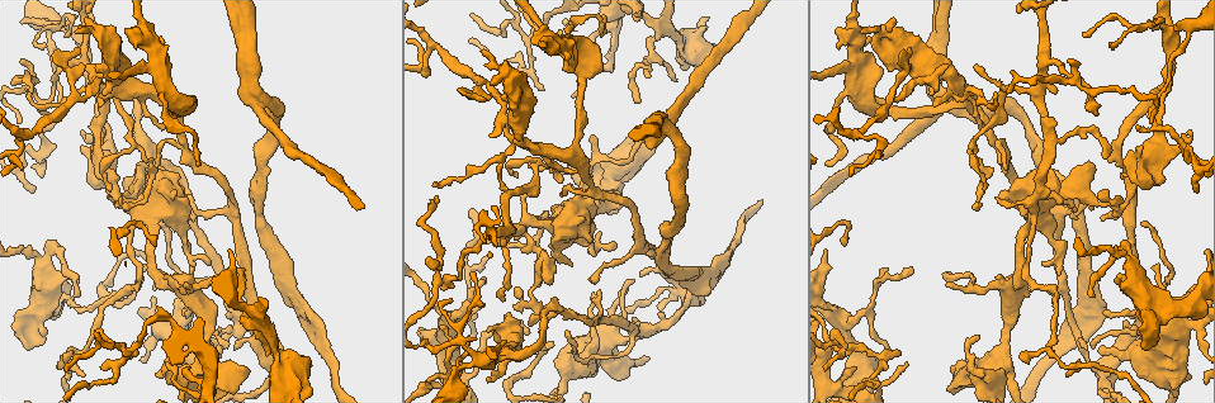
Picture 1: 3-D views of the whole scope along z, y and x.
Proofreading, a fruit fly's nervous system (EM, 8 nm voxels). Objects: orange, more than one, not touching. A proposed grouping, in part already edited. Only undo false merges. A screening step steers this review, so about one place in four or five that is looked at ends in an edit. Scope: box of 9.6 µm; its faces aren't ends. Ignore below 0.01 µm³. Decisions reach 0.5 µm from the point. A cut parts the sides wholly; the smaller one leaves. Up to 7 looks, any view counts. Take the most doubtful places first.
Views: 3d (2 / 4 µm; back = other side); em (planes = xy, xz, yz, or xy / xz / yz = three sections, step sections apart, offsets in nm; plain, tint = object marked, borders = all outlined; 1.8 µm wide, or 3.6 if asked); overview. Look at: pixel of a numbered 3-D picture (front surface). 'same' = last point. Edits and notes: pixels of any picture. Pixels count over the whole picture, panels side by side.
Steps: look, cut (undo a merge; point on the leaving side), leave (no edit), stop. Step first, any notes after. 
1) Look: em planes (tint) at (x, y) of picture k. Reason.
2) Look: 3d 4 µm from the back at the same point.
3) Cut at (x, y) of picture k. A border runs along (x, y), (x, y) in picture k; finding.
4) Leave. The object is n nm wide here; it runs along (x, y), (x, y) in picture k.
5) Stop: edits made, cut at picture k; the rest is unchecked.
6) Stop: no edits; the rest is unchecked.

Look: em planes (borders) at (668, 130) of picture 1. Three arms meet.

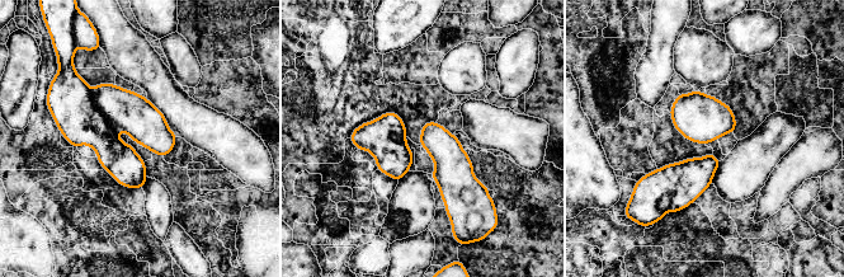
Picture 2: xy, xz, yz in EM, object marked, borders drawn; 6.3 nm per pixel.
Cut at (69, 99) of picture 2. A border runs along (90, 89), (93, 103), (116, 127) in picture 2; a second neuron is stuck on.

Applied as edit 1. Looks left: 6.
Look: em xz step 8 (tint) at (607, 173) of picture 1.

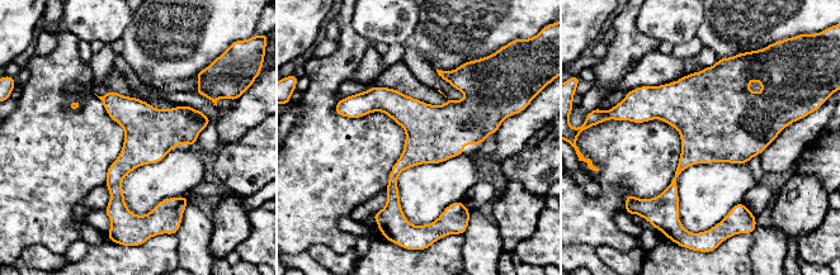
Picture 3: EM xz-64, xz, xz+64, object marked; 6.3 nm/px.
Leave. It runs along (348, 112), (396, 104), (425, 124), (494, 124) in picture 3; one neuron here.

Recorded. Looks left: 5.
Look: 3d 2 µm at (118, 196) of picture 1. A fork.

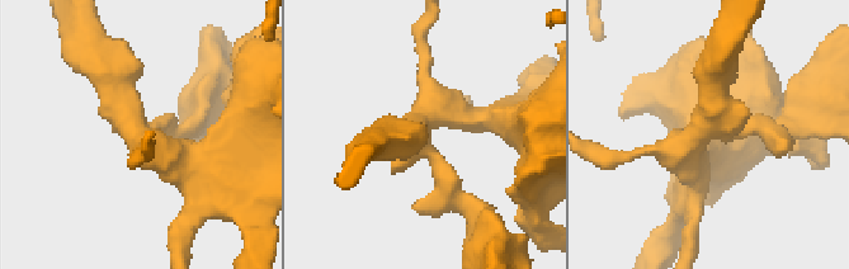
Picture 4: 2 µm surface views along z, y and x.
Look: em planes (borders) at (130, 128) of picture 4.

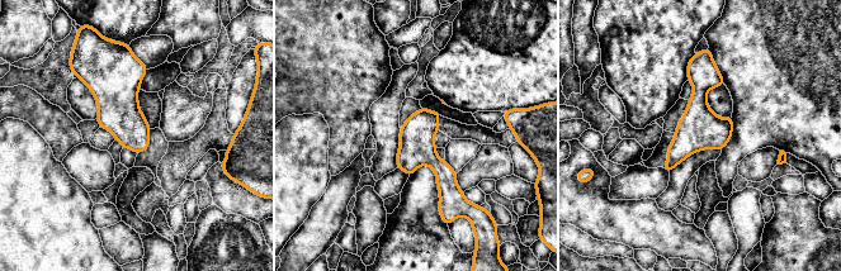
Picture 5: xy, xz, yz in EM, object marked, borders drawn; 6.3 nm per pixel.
Leave. It runs along (423, 112), (443, 210) in picture 5; one neuron here.

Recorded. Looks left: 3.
Stop: edits made, cut at picture 2; the rest is unchecked.

